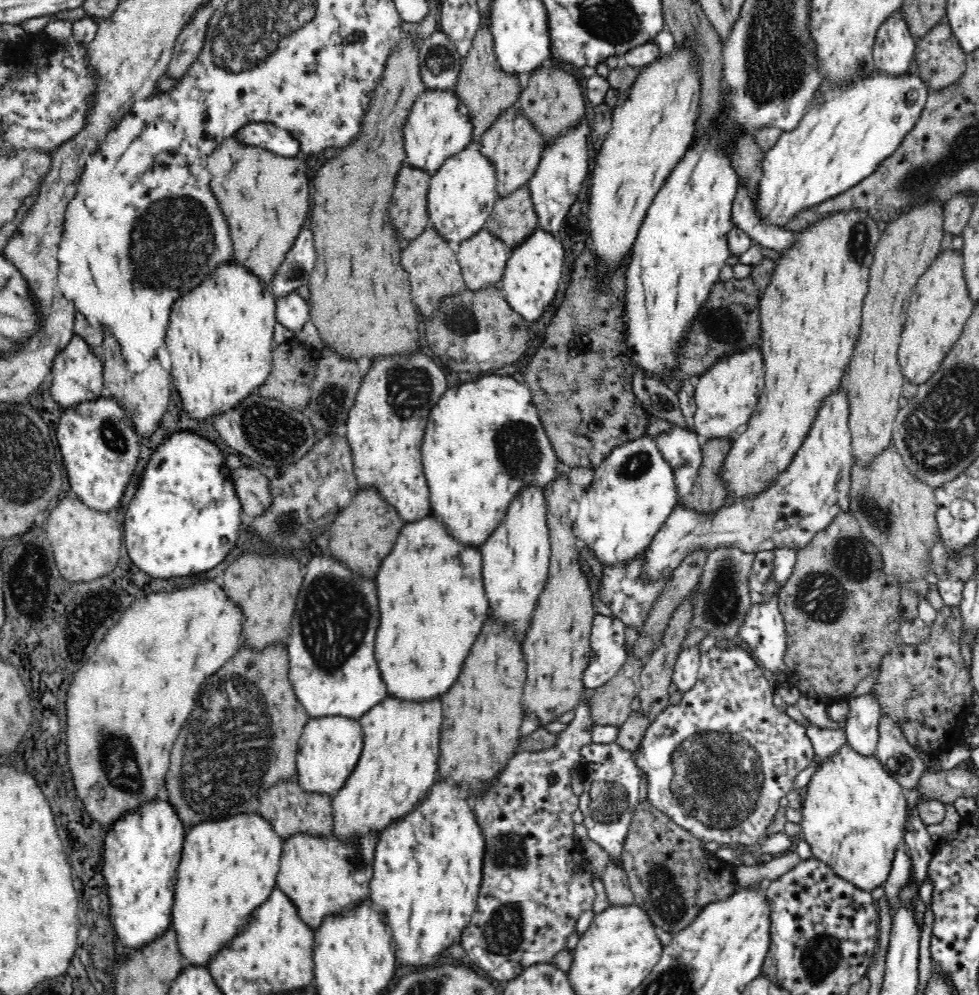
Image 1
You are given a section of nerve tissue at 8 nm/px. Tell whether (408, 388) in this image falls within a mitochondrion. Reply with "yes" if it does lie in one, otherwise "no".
yes

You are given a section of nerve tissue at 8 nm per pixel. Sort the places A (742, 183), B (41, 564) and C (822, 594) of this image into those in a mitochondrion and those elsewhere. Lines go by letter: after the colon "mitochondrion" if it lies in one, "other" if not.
A: other
B: other
C: mitochondrion

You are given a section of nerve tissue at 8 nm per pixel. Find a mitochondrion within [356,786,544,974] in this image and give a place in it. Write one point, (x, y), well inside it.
(501, 933)

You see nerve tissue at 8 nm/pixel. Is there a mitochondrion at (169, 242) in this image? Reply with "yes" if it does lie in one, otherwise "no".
yes

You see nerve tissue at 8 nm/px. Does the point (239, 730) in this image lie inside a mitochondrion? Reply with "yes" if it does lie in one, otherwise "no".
yes

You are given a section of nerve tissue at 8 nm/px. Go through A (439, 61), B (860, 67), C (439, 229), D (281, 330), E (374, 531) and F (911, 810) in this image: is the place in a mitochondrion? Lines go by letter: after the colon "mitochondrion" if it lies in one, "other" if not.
A: mitochondrion
B: mitochondrion
C: other
D: other
E: other
F: other

